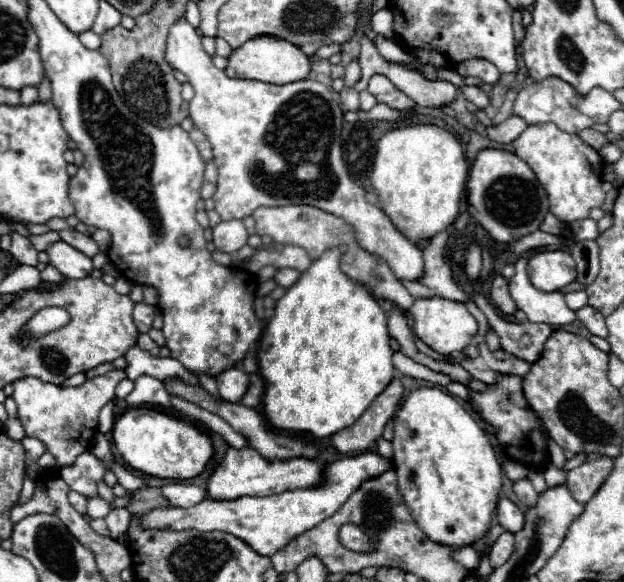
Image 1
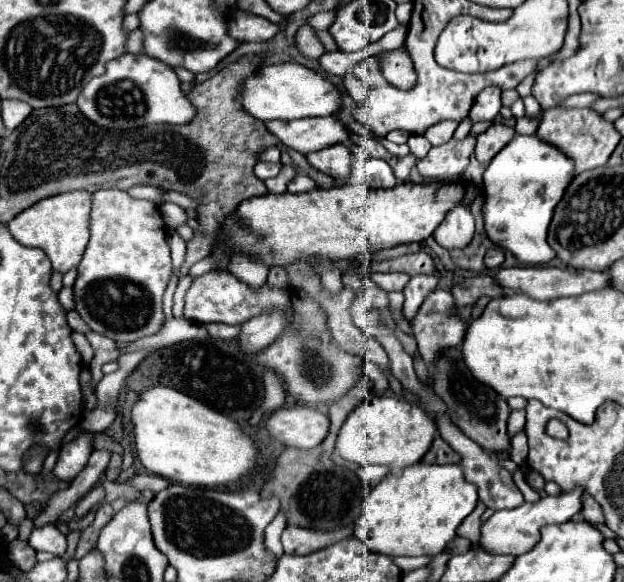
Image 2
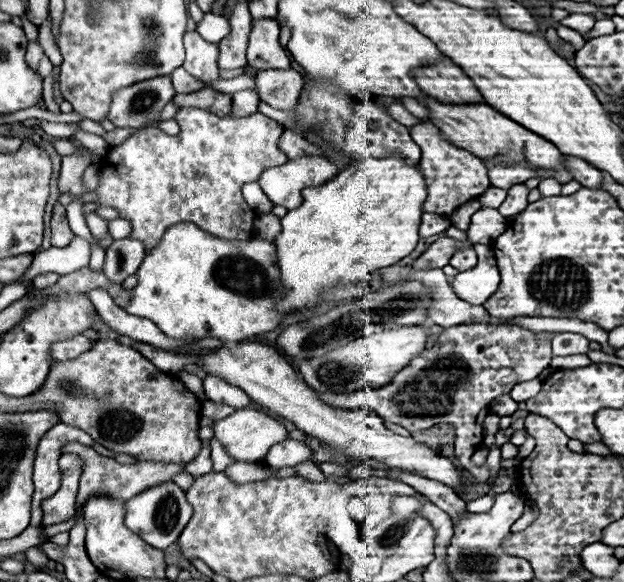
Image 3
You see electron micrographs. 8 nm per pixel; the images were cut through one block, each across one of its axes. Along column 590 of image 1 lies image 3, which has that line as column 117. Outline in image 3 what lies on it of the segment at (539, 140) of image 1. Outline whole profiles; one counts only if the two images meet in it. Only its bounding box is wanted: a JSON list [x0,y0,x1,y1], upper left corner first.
[96,108,288,252]

